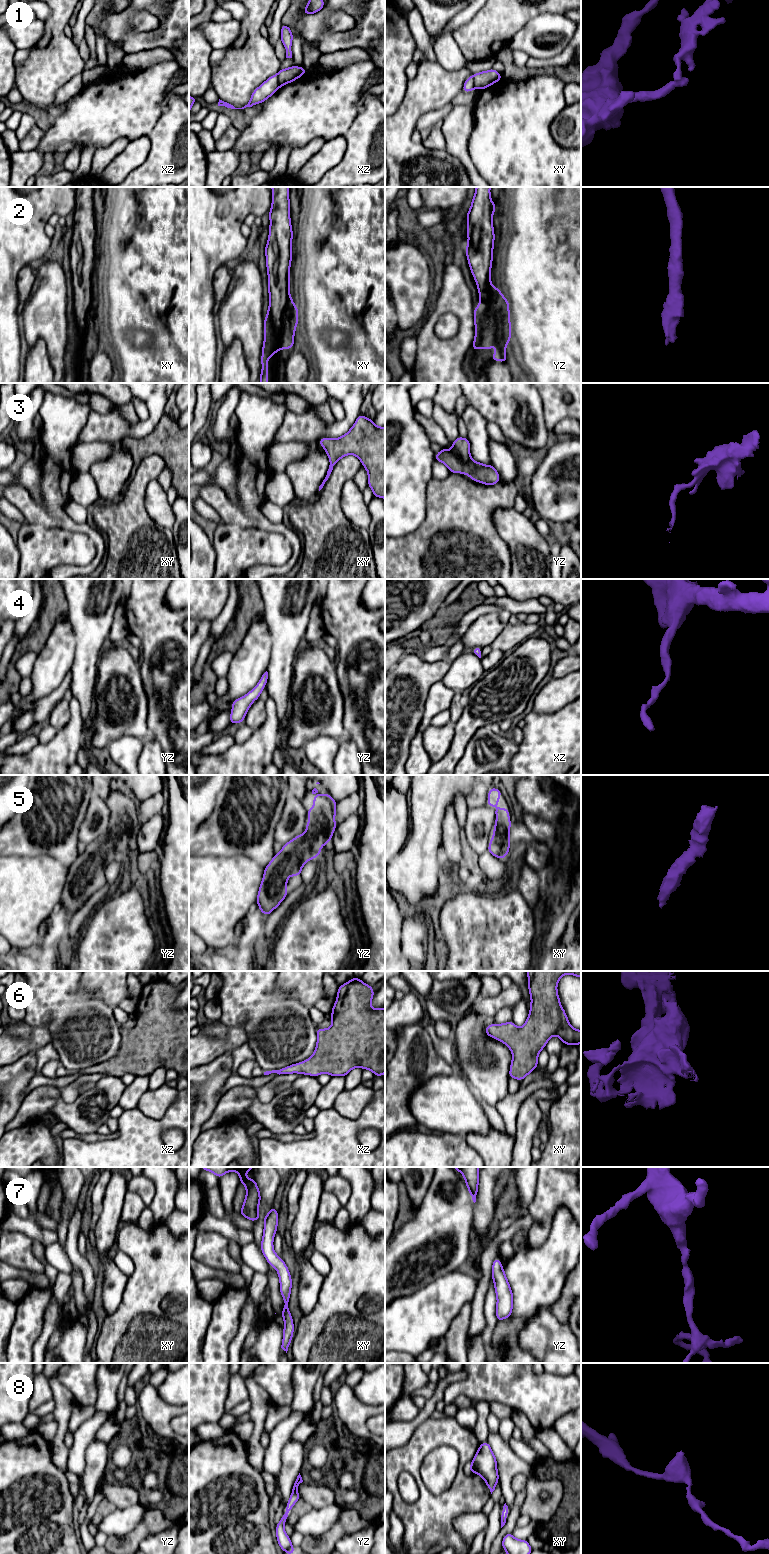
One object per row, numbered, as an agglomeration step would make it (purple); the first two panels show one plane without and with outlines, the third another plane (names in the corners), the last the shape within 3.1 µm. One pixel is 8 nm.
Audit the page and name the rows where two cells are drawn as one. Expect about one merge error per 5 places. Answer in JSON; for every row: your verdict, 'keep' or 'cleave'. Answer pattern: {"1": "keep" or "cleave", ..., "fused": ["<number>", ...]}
{"1": "cleave", "2": "keep", "3": "keep", "4": "keep", "5": "keep", "6": "keep", "7": "keep", "8": "keep", "fused": ["1"]}

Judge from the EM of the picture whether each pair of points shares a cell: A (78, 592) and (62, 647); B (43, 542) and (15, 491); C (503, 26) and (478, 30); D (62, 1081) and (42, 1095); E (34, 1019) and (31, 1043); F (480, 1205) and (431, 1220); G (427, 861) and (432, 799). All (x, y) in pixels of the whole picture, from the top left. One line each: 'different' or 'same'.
A: different
B: different
C: same
D: different
E: different
F: different
G: same

